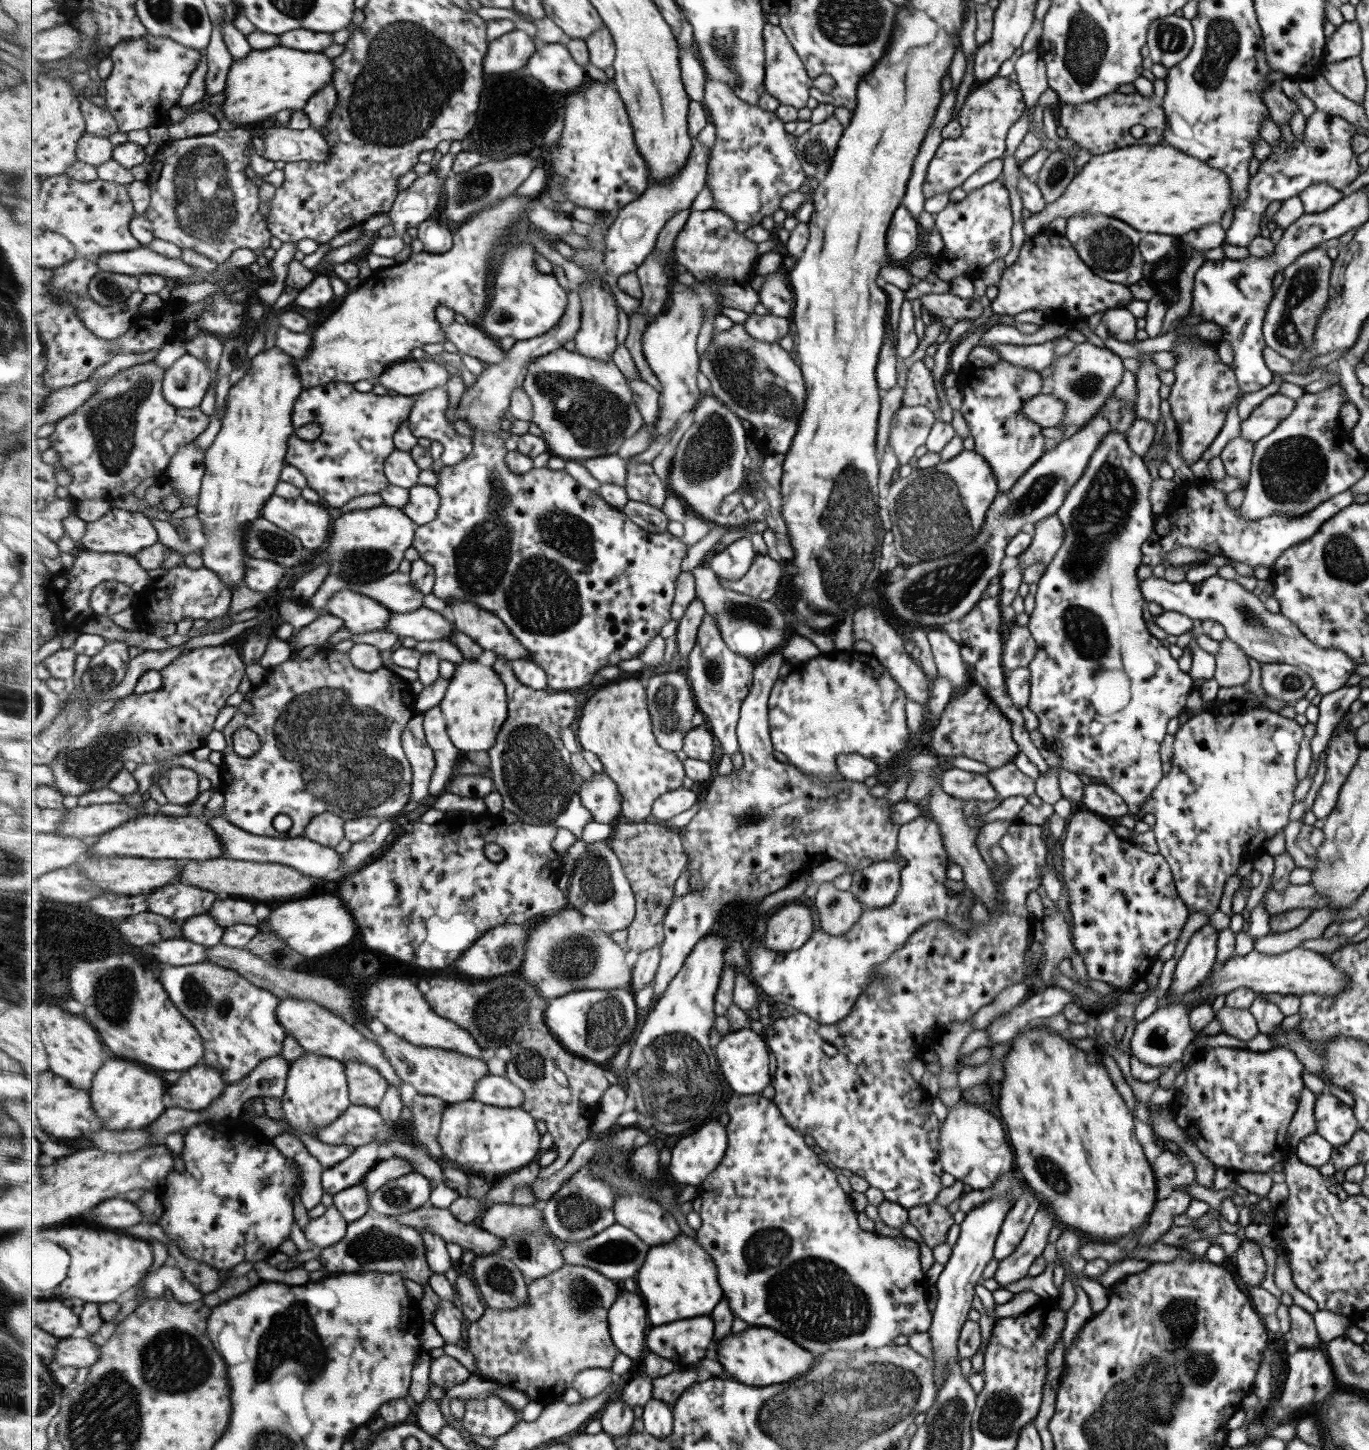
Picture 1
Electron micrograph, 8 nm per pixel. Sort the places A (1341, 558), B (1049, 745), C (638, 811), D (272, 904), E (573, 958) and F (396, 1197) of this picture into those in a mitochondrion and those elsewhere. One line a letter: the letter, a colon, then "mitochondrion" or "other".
A: mitochondrion
B: other
C: other
D: other
E: mitochondrion
F: mitochondrion

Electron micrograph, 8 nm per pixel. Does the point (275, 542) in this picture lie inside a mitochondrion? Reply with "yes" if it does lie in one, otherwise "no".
yes

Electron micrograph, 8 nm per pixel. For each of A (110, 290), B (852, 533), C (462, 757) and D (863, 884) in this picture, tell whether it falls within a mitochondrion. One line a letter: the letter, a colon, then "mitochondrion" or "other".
A: mitochondrion
B: mitochondrion
C: other
D: mitochondrion

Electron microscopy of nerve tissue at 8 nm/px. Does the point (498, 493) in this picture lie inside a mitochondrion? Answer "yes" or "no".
yes

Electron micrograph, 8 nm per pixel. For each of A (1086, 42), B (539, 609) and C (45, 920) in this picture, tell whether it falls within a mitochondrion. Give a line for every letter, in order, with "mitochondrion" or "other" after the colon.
A: mitochondrion
B: mitochondrion
C: other

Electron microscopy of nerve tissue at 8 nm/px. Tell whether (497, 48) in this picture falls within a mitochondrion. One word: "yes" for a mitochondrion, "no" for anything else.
no

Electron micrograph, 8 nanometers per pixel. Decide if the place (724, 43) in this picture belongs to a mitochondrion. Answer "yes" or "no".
yes

